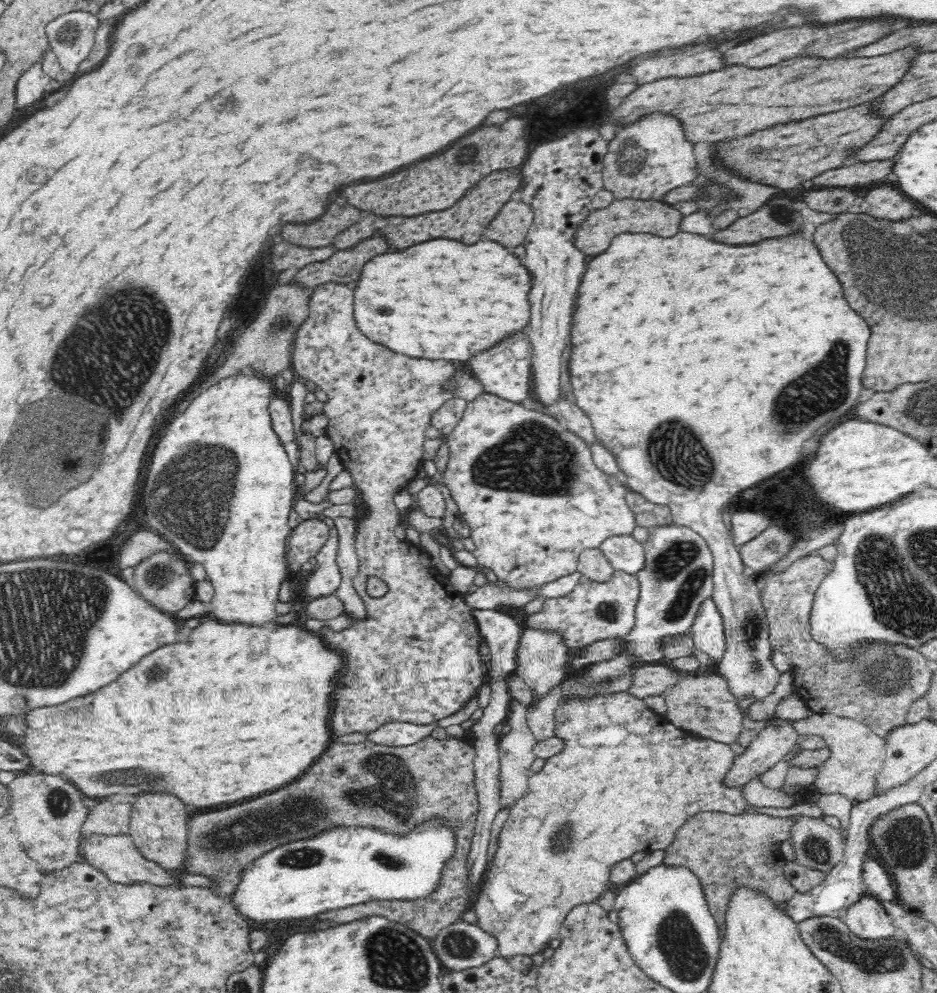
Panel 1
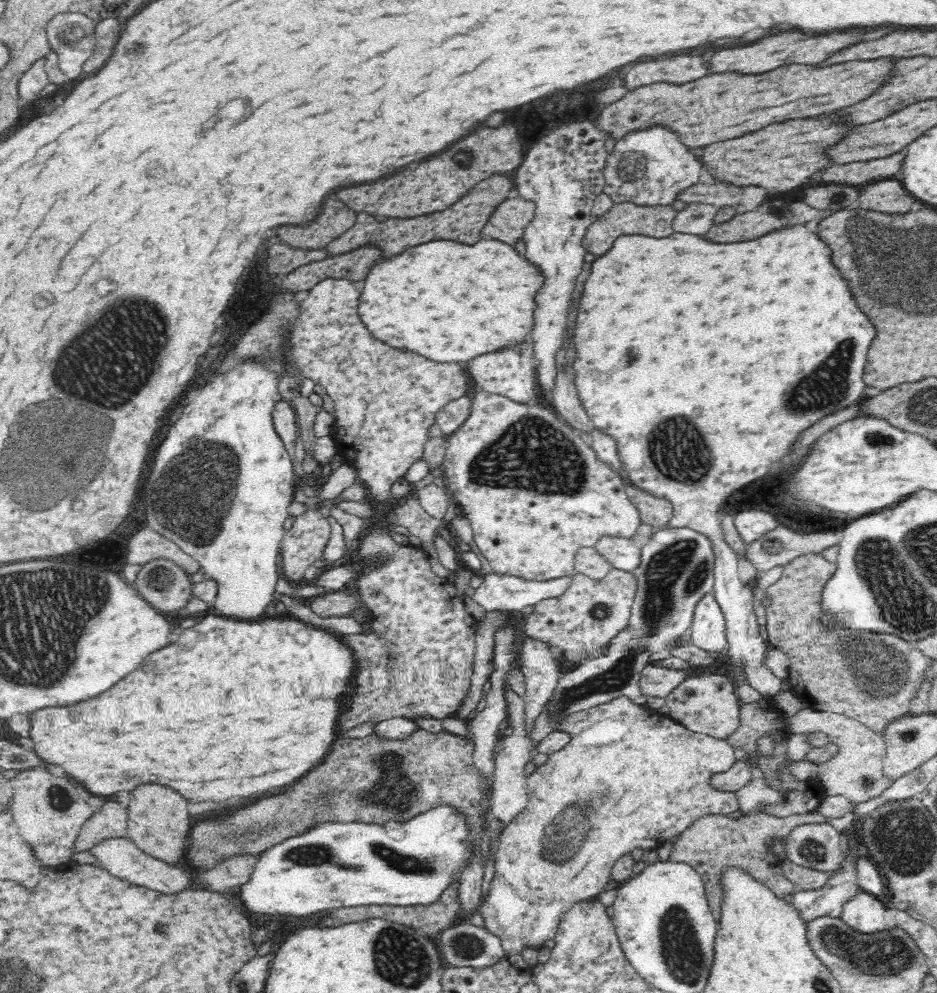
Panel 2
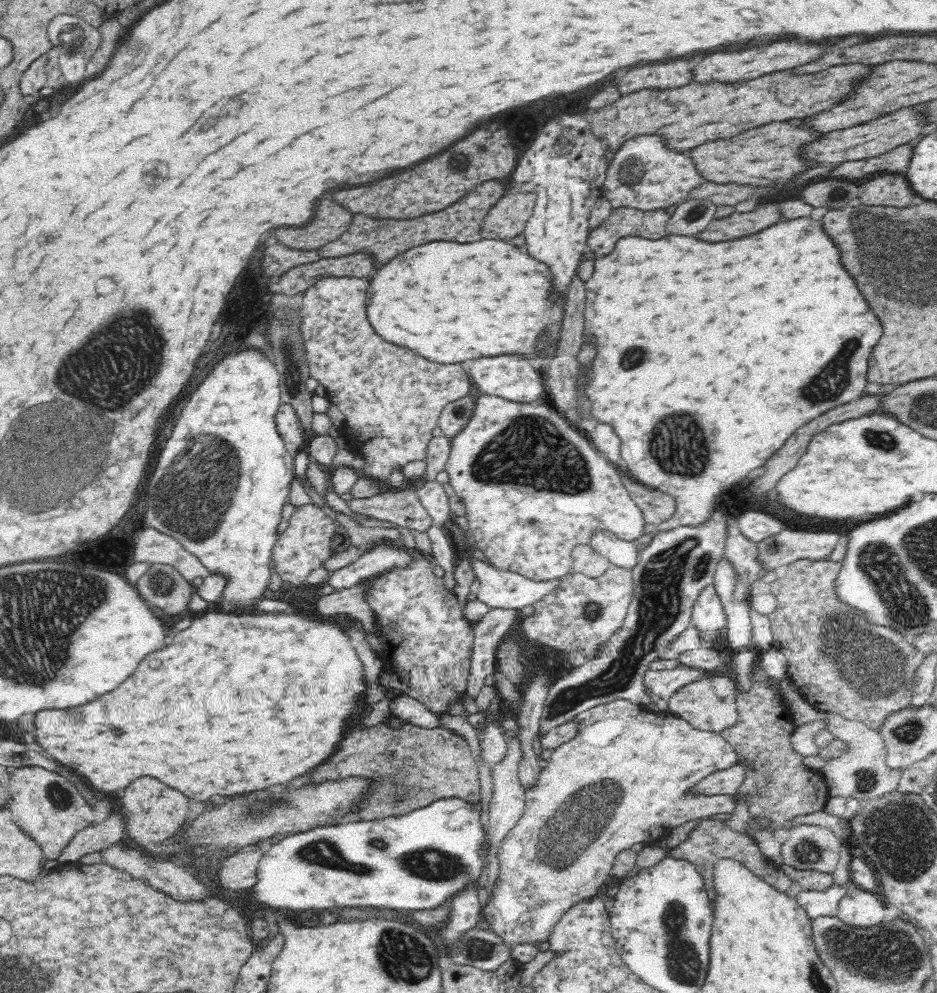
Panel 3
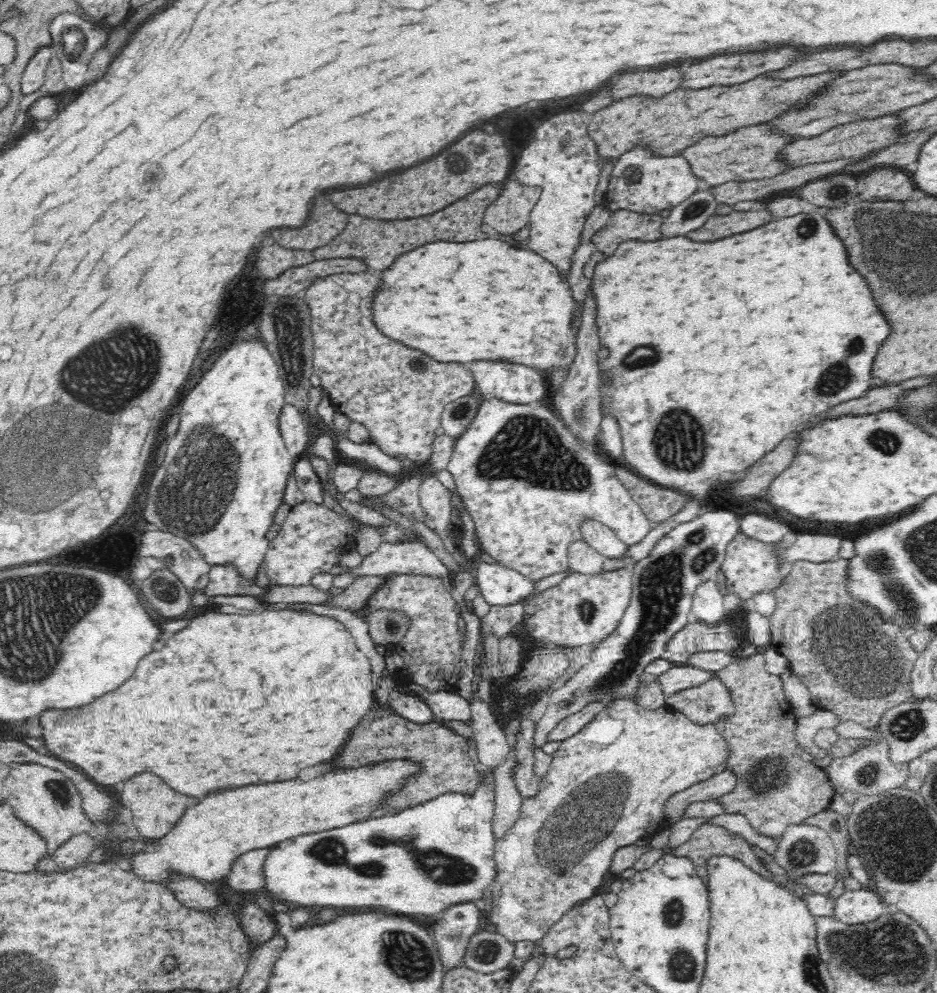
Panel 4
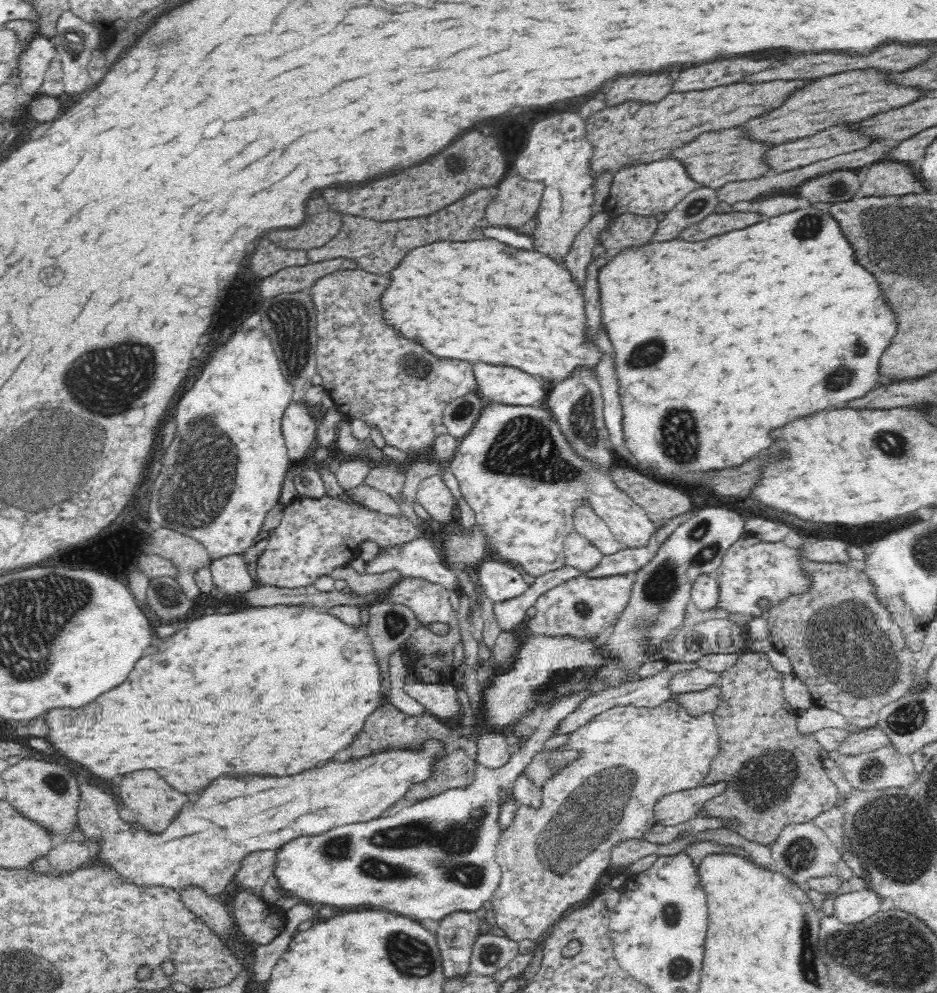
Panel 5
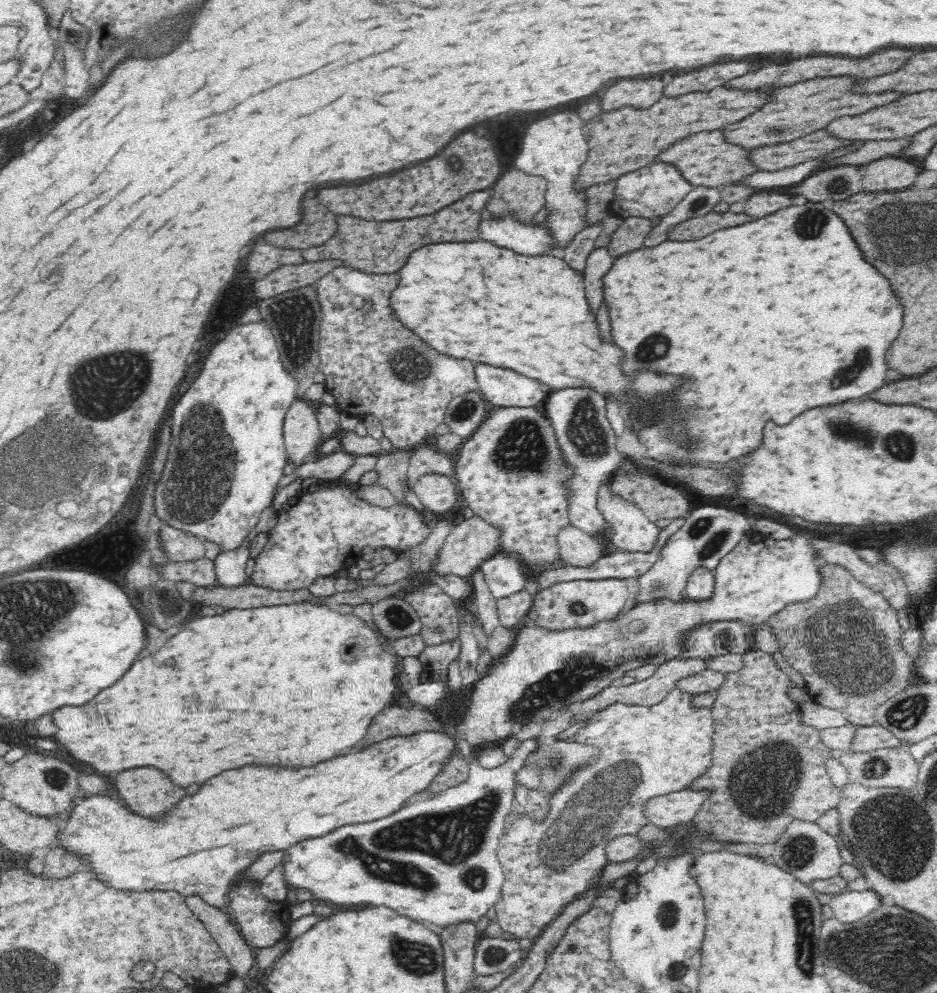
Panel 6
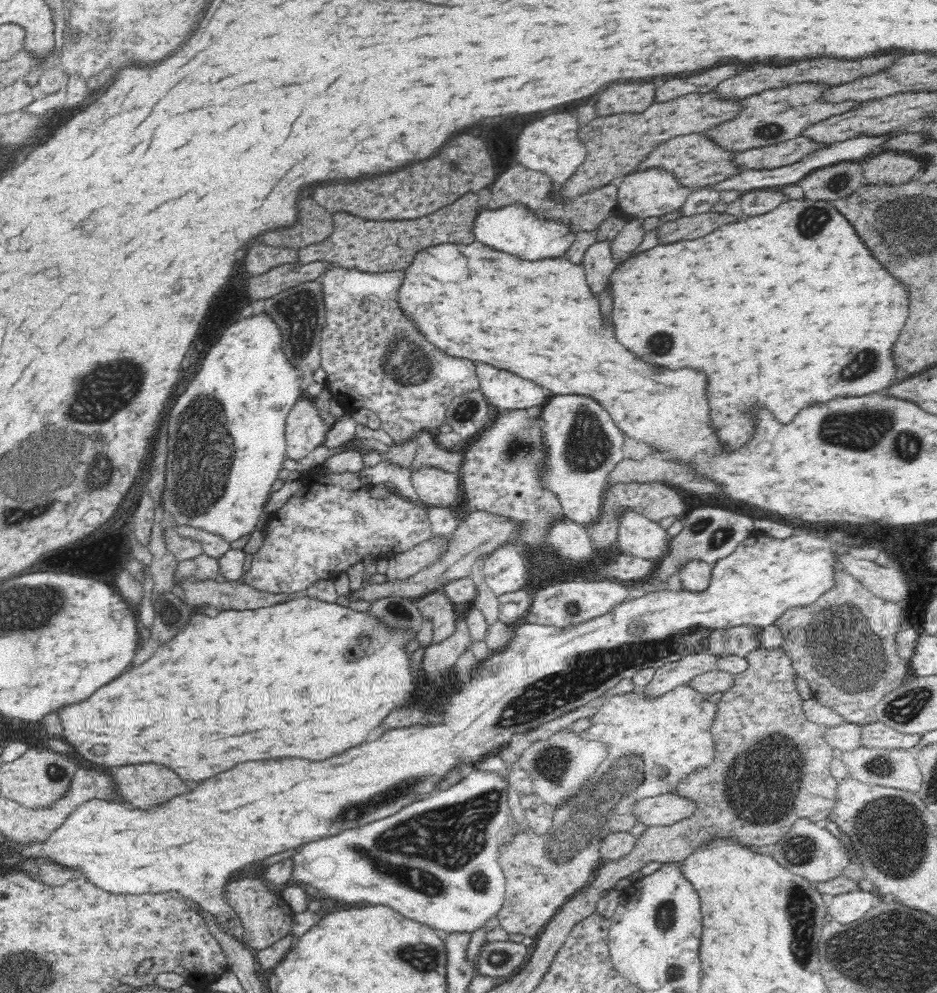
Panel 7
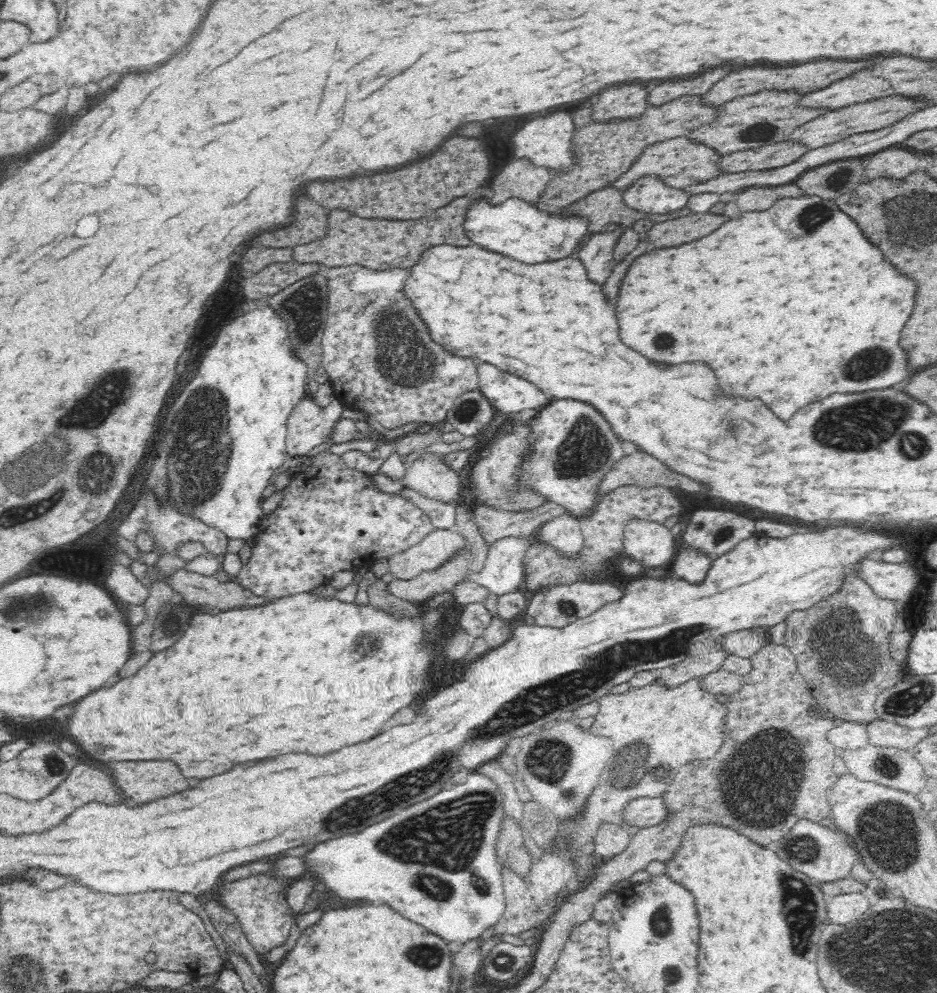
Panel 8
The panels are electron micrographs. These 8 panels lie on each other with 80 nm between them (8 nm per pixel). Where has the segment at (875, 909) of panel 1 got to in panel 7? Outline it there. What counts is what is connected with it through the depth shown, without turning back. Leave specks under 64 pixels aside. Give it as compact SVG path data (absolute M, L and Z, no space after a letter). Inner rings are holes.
M854 891L846 894L834 896L830 906L827 907L831 920L836 920L840 924L850 924L856 918L862 918L864 913L874 908L876 893L874 891Z

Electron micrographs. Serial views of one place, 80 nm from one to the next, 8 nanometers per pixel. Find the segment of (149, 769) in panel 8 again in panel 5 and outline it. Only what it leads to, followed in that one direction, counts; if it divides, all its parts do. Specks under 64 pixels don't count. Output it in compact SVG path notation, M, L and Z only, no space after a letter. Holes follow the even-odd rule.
M136 770L132 774L126 774L120 782L119 791L121 796L118 799L122 801L122 805L130 808L134 816L138 816L138 820L142 820L150 830L162 830L164 826L168 826L168 822L188 800L186 794L172 788L156 770Z

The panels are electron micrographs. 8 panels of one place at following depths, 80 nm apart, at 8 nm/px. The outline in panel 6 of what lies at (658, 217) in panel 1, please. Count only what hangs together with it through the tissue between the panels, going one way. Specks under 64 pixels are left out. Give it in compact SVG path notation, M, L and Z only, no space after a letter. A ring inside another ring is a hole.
M626 217L621 226L613 232L607 246L609 254L614 258L620 258L622 254L634 252L642 248L642 242L652 228L651 219Z

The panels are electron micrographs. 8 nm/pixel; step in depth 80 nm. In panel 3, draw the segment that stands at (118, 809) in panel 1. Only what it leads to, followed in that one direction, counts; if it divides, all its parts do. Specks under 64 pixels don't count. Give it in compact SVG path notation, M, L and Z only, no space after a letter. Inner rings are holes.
M112 811L103 822L96 822L96 825L76 833L60 851L57 862L78 863L86 854L114 846L126 834L124 816L120 812Z

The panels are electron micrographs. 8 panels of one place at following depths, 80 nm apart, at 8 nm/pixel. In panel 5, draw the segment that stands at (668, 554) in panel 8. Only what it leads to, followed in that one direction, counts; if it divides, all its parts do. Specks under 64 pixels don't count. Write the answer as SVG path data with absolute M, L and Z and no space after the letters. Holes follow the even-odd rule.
M490 402L474 428L460 441L448 470L458 480L464 500L475 513L475 522L487 533L492 556L519 564L525 572L537 578L545 572L565 565L563 542L565 536L574 532L574 509L587 499L600 518L609 527L622 548L636 549L648 546L659 527L650 520L646 511L627 494L616 488L610 471L598 473L578 458L560 434L556 422L544 405L508 406Z

